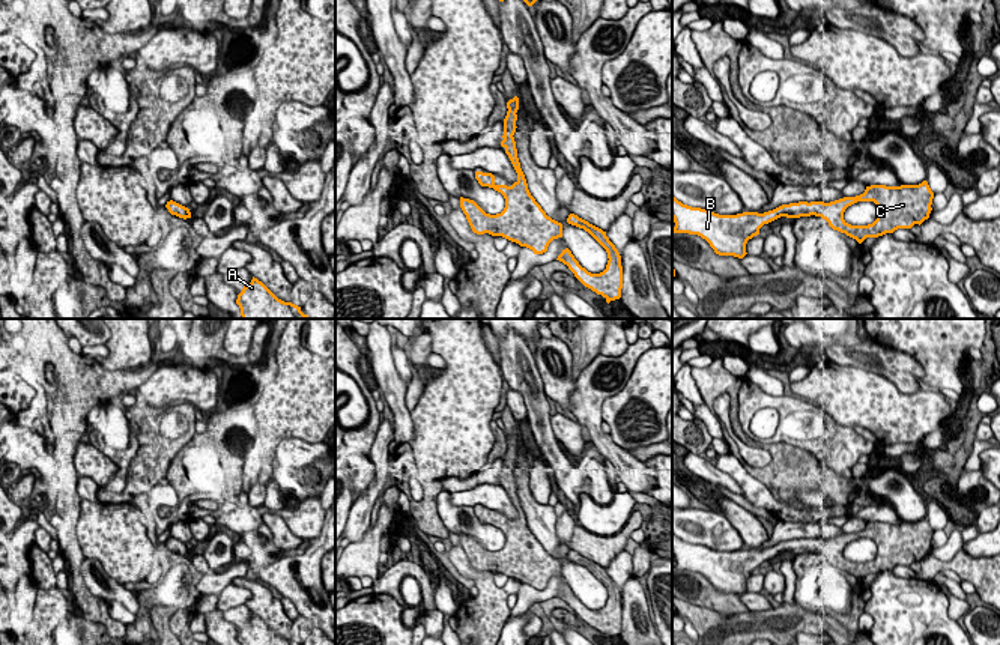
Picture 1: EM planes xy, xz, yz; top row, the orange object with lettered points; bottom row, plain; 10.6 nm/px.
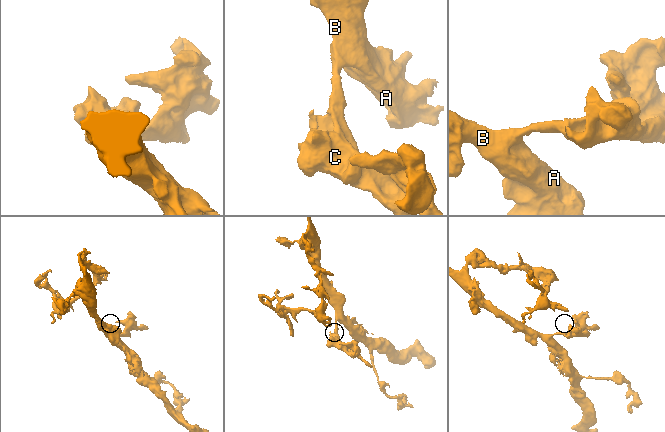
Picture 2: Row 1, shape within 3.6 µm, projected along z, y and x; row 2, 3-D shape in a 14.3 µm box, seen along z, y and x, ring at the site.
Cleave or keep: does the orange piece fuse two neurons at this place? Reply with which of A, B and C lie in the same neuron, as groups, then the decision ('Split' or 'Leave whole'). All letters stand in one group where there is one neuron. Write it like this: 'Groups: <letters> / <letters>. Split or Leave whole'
Groups: A B C. Leave whole

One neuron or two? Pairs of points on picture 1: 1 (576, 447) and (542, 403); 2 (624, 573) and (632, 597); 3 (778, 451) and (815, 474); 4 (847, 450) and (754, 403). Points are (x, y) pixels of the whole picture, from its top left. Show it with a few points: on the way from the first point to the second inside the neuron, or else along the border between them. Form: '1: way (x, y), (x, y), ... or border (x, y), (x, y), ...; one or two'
1: border (551, 415), (551, 429), (560, 441); two
2: border (632, 575), (621, 594); two
3: way (778, 463), (787, 474), (803, 474); one
4: way (824, 438), (809, 429), (785, 405), (776, 403); one

